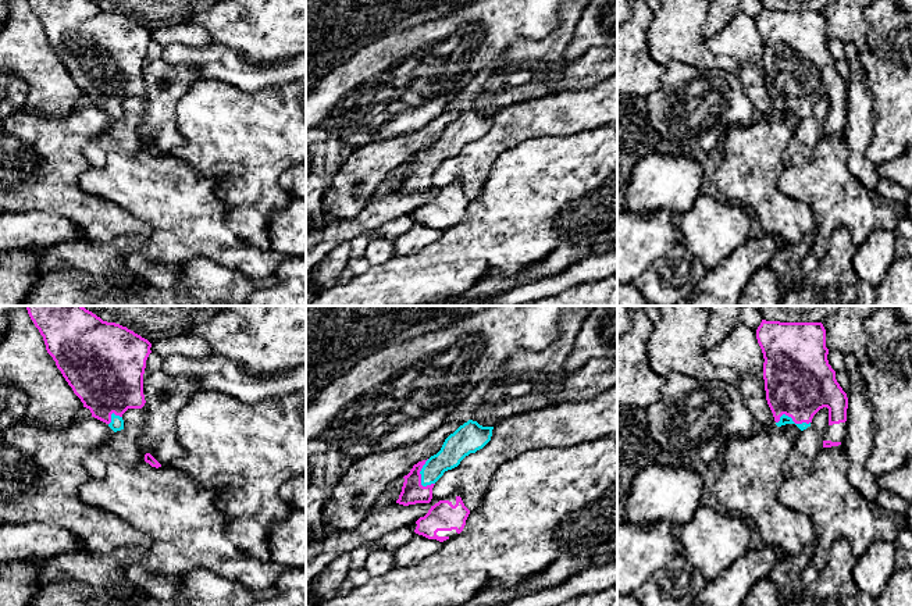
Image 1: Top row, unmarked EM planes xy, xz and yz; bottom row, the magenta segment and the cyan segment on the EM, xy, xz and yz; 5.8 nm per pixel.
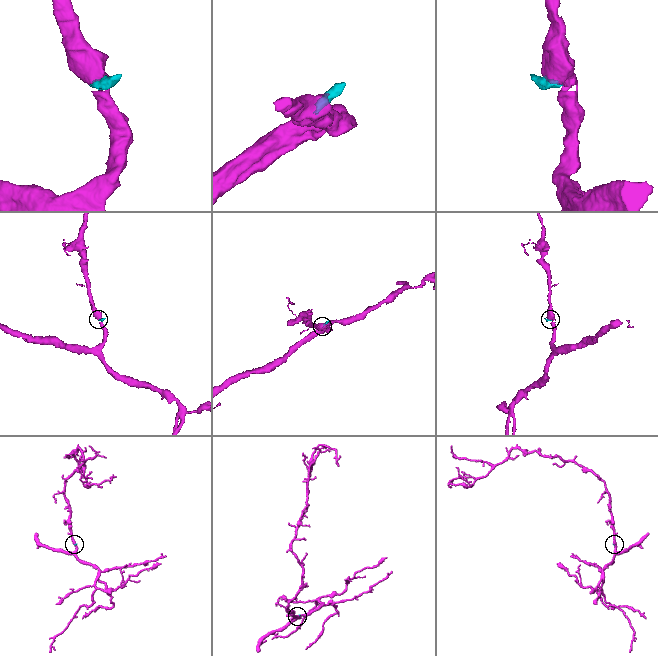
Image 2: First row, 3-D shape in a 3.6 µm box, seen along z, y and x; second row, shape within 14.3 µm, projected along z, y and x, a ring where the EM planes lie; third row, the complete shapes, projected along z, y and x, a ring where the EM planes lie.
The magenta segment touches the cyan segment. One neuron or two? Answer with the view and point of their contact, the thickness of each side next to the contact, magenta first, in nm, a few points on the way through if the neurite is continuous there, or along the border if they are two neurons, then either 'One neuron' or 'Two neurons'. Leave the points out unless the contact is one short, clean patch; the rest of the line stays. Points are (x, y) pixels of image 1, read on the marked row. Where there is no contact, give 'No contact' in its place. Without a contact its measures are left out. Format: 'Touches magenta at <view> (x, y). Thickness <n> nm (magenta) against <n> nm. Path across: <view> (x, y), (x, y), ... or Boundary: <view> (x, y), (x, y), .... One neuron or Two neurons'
Touches magenta at xz (419, 473). Thickness 130 nm (magenta) against 150 nm. Path across: xz (413, 492), (419, 484), (419, 473), (427, 473), (455, 449). One neuron

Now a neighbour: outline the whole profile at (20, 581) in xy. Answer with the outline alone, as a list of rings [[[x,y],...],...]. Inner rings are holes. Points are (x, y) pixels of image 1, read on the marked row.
[[[33,563],[0,564],[0,606],[28,606],[42,585],[40,568]]]

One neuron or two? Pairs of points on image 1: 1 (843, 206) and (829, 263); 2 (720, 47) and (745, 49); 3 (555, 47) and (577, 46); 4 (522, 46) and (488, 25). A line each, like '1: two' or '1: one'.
1: two
2: one
3: two
4: two

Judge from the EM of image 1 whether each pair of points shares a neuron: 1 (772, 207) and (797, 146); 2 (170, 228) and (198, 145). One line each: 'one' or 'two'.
1: two
2: two

